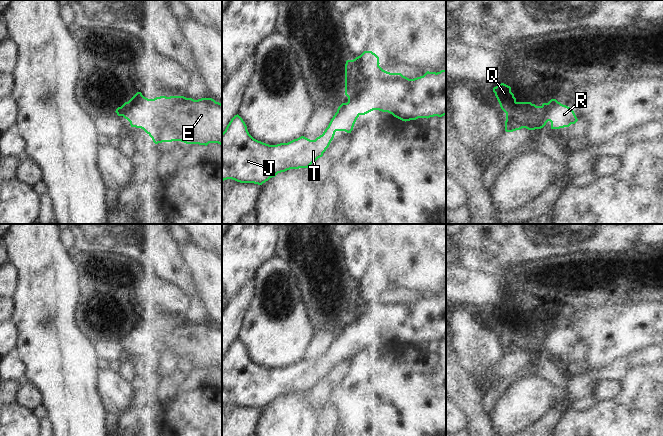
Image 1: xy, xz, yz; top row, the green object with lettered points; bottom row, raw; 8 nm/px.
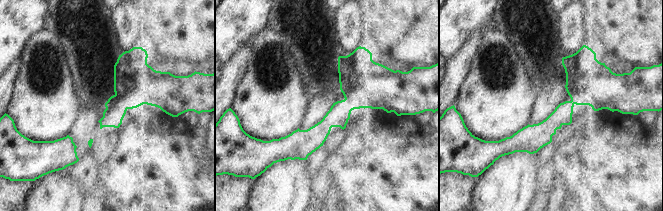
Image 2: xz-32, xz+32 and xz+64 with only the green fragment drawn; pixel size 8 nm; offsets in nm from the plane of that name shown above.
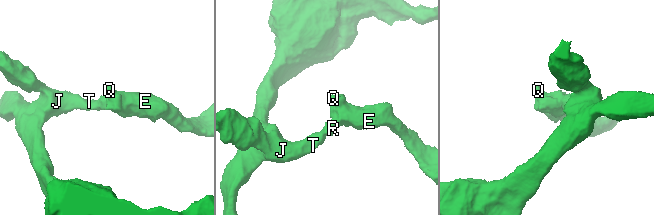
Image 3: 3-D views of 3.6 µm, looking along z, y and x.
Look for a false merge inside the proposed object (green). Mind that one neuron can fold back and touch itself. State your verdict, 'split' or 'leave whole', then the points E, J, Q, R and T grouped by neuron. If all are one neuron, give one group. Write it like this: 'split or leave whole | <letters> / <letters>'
leave whole | E J Q R T

